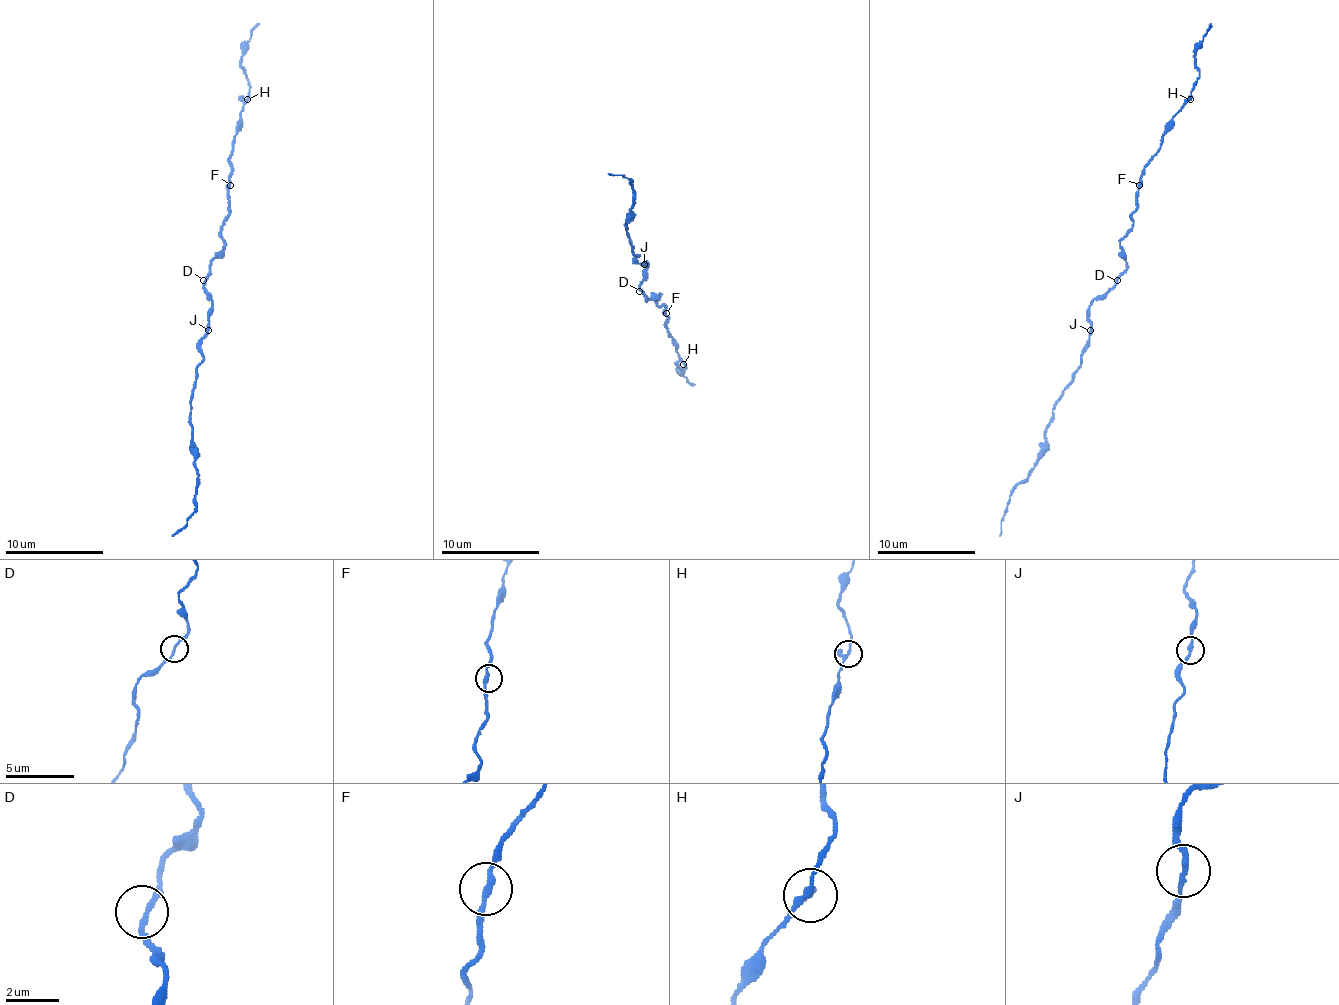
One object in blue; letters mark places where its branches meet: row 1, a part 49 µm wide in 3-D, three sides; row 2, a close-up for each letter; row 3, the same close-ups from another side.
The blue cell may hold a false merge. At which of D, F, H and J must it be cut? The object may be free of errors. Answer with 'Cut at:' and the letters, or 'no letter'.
Cut at: no letter

